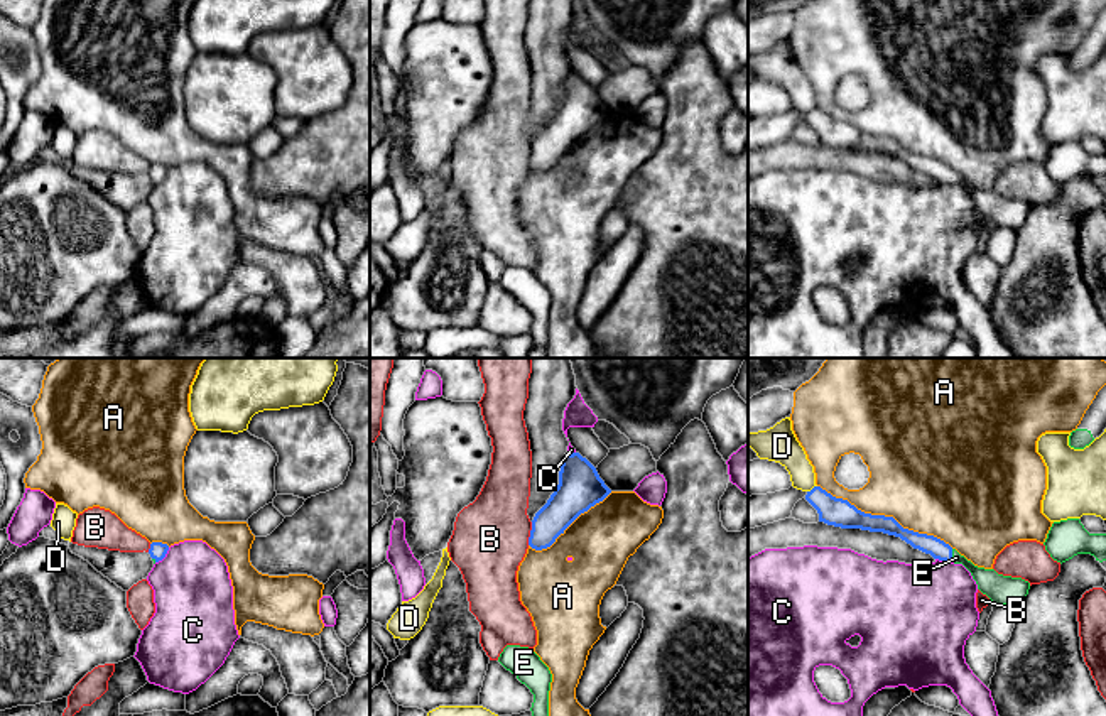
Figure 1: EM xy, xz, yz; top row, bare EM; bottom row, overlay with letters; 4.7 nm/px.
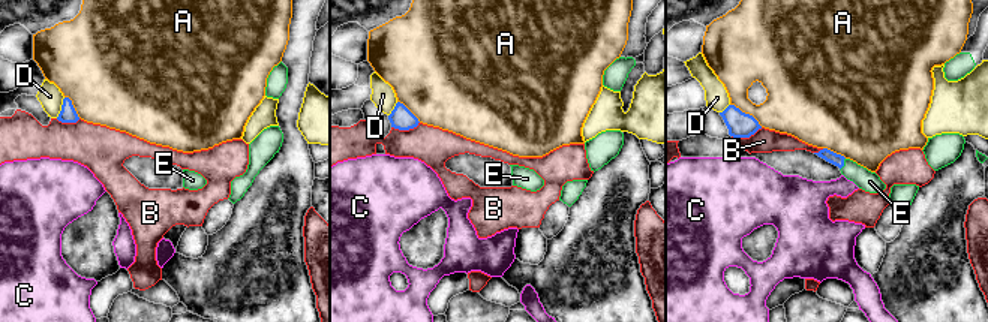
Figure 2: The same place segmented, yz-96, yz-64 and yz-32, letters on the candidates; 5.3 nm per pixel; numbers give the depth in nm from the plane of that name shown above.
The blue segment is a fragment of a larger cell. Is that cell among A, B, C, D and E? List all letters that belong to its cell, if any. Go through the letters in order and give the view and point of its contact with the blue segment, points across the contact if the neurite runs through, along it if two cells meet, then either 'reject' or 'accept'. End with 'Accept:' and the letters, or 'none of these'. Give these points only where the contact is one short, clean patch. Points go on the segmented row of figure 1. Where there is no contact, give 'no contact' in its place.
A: meets blue in yz at (883, 515); reject
B: meets blue in xz at (531, 534); reject
C: meets blue in xy at (164, 556); reject
D: meets blue in yz at (813, 488); border along yz (816, 485), (807, 492); reject
E: meets blue in yz at (951, 556); runs through yz (929, 544), (951, 556), (963, 559), (990, 583); accept
Accept: E

